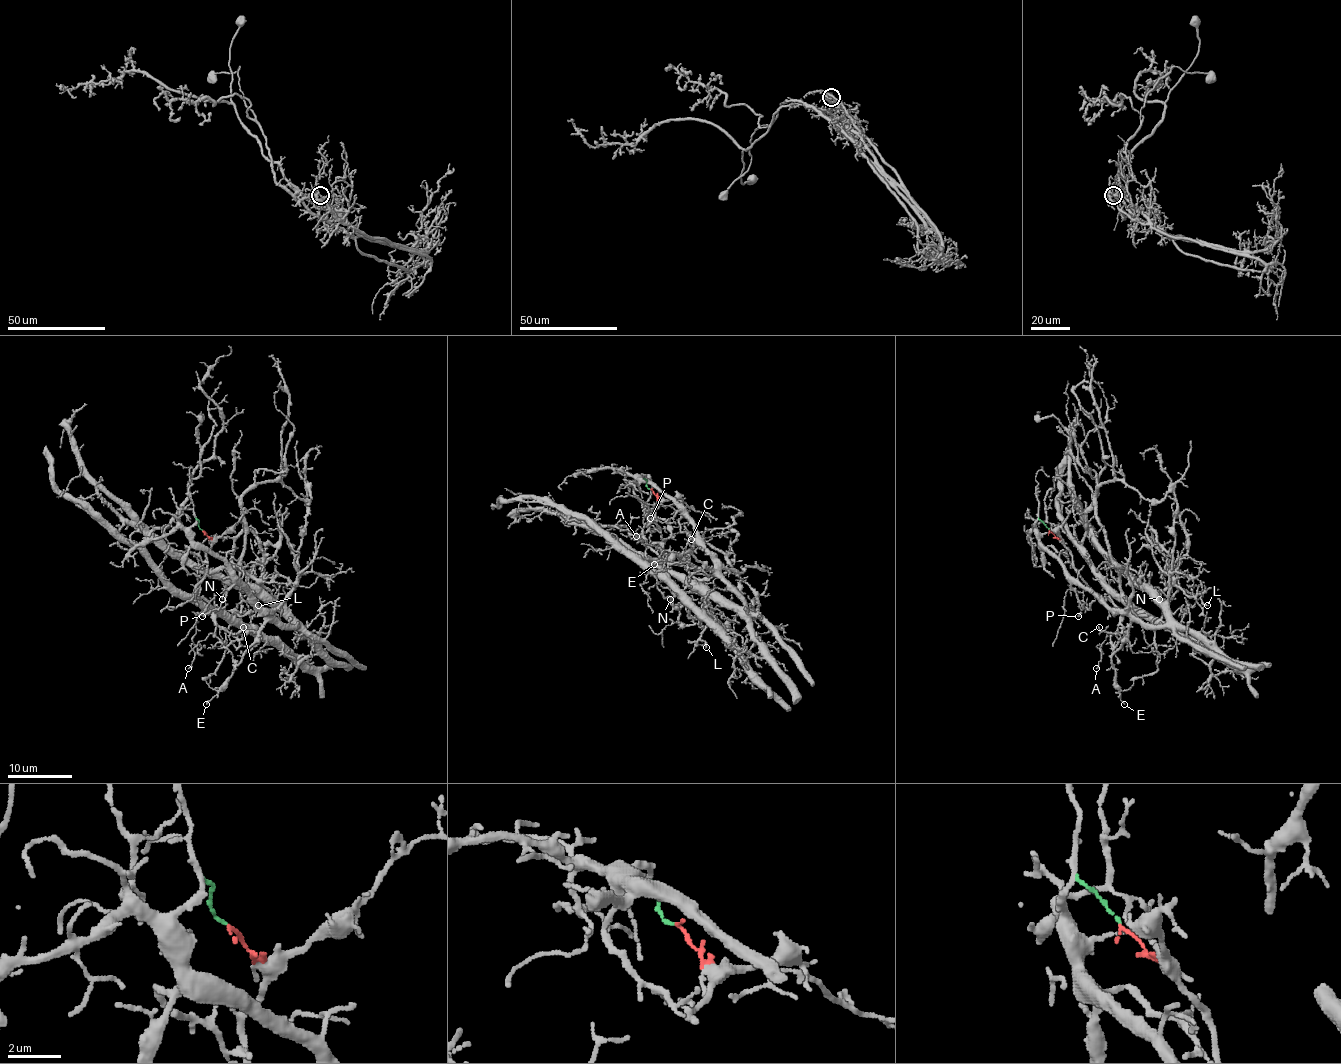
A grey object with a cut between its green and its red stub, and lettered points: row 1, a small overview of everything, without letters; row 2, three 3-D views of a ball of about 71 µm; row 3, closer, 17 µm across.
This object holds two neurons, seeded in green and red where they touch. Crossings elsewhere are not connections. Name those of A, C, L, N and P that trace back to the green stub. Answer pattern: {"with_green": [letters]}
{"with_green": ["L", "N", "P"]}

